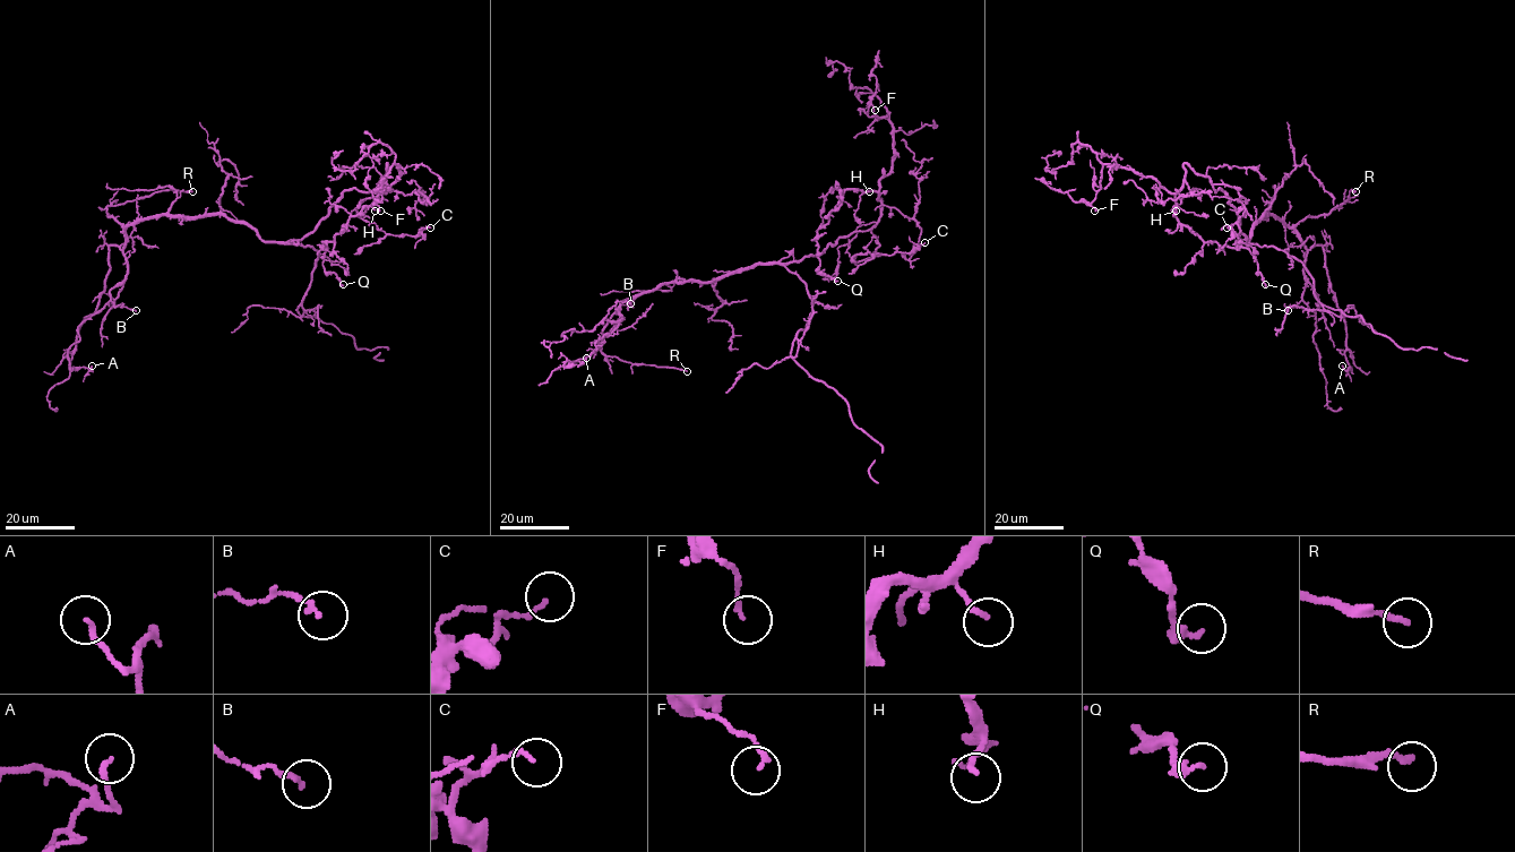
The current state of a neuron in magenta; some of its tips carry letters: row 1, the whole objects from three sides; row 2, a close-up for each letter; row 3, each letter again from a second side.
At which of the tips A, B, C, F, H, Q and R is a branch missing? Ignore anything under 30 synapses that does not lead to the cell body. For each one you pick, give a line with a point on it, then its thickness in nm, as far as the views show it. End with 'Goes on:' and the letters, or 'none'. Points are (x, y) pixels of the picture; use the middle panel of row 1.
Goes on: none

